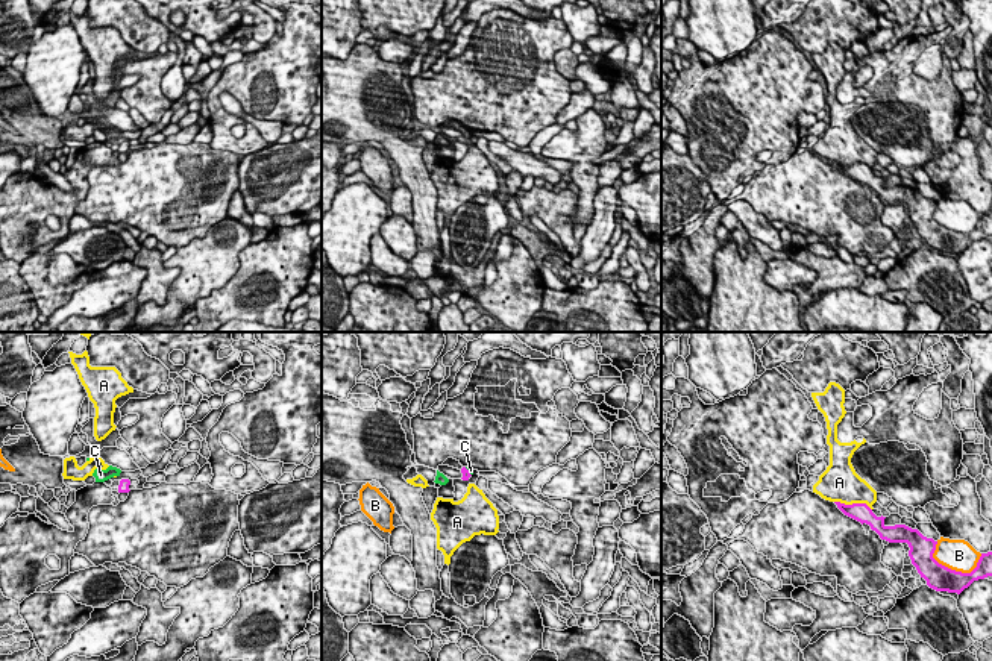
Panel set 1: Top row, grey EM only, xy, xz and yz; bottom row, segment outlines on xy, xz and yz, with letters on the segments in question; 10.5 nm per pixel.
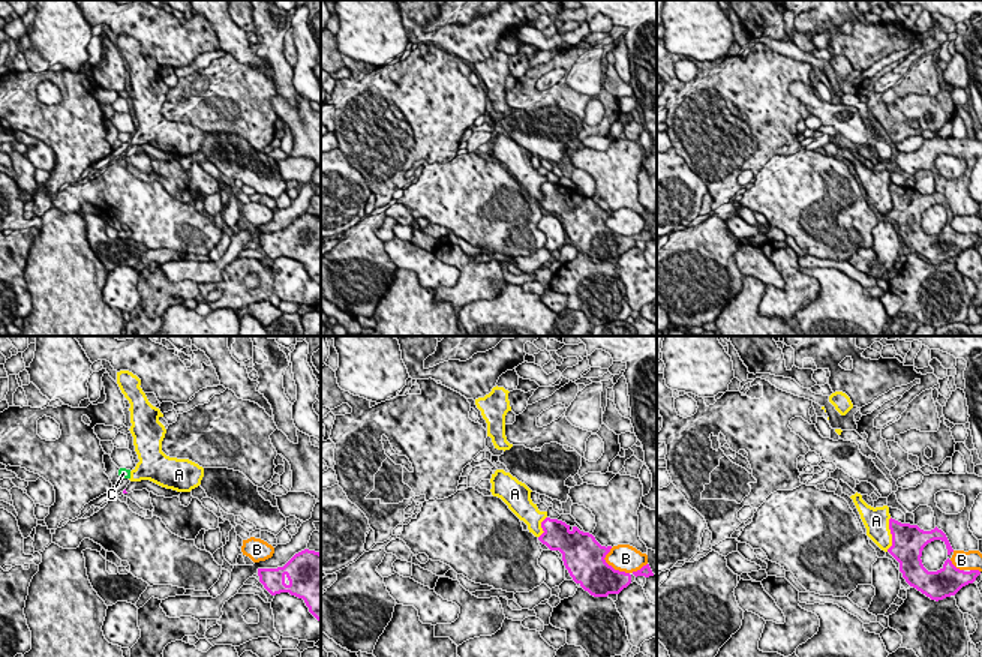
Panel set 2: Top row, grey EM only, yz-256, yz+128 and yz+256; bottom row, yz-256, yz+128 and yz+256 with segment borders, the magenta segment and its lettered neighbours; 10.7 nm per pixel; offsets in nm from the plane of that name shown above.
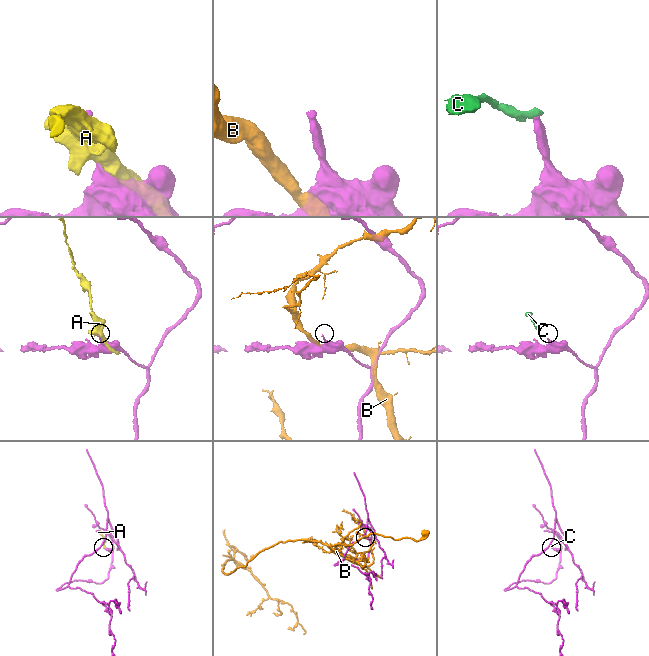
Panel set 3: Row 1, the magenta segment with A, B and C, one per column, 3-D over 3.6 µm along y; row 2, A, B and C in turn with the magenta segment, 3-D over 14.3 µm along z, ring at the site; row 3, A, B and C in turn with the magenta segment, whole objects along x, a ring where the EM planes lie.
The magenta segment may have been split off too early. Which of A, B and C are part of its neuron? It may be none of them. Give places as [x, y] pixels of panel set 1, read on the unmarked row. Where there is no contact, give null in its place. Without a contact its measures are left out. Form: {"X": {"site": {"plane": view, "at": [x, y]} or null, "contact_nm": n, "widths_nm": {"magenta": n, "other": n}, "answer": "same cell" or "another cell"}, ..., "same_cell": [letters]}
{"A": {"site": {"plane": "yz", "at": [853, 164]}, "contact_nm": 420, "widths_nm": {"magenta": 200, "other": 380}, "answer": "another cell"}, "B": {"site": {"plane": "yz", "at": [959, 232]}, "contact_nm": 550, "widths_nm": {"magenta": 280, "other": 340}, "answer": "another cell"}, "C": {"site": {"plane": "xz", "at": [469, 132]}, "contact_nm": 120, "widths_nm": {"magenta": 90, "other": 50}, "answer": "another cell"}, "same_cell": []}

